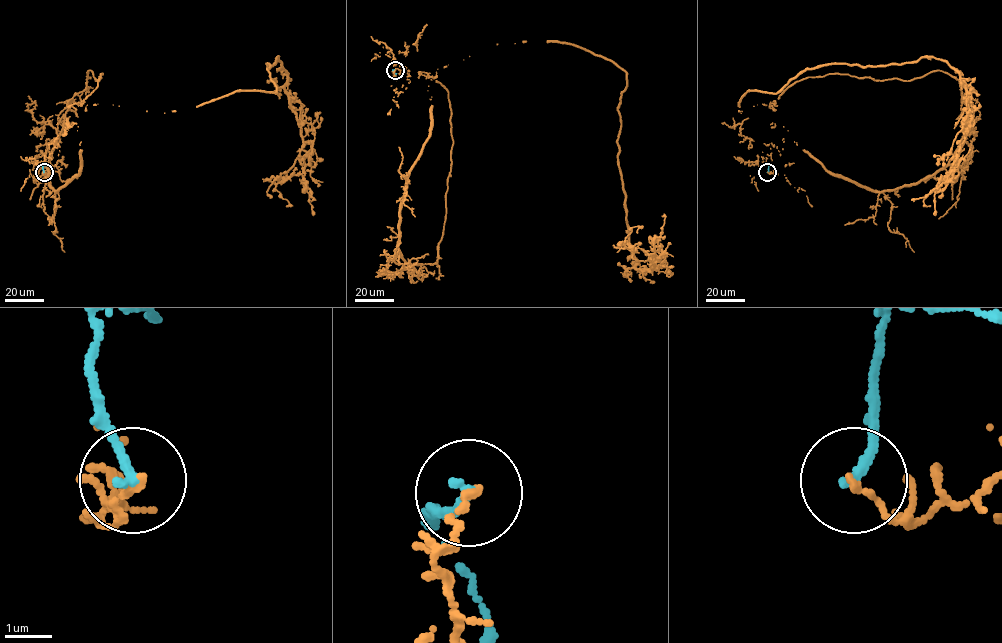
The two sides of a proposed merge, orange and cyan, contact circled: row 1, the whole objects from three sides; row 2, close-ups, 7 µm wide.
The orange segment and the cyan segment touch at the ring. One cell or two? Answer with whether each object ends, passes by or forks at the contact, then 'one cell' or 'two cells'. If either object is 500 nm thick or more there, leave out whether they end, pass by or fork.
orange ends | cyan ends | two cells

